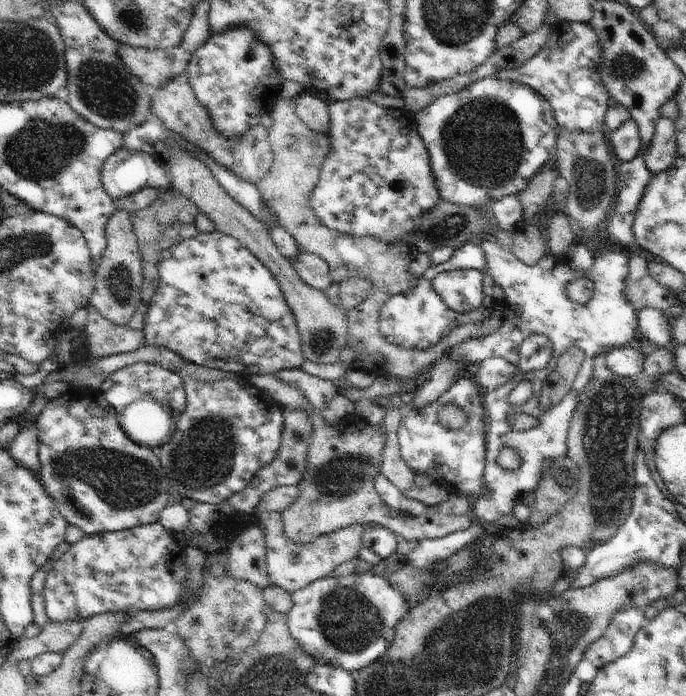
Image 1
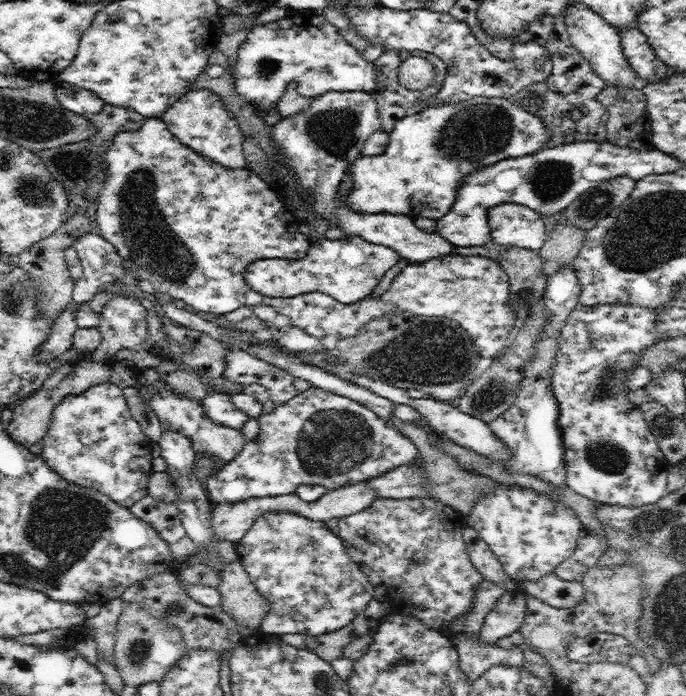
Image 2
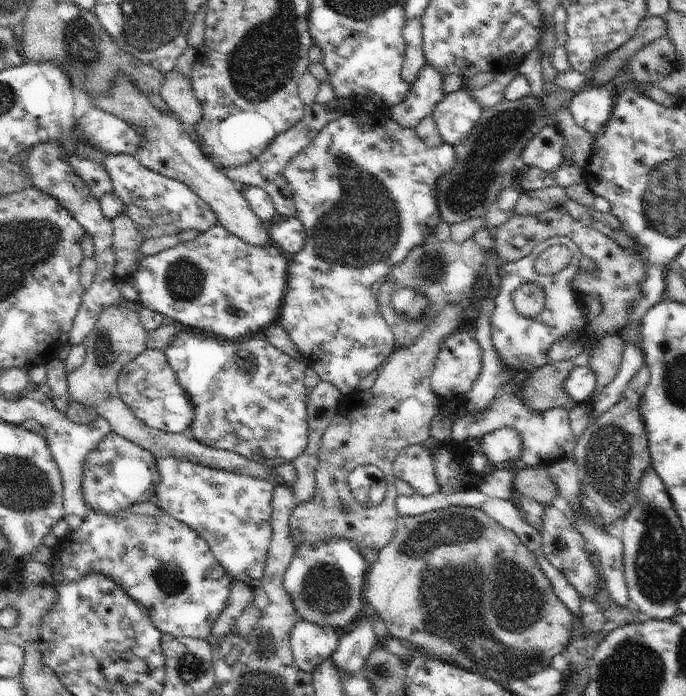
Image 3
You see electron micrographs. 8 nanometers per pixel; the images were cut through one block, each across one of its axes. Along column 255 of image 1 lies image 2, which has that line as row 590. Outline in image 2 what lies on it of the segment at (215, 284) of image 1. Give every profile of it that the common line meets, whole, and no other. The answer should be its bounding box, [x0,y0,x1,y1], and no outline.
[235,512,374,636]

